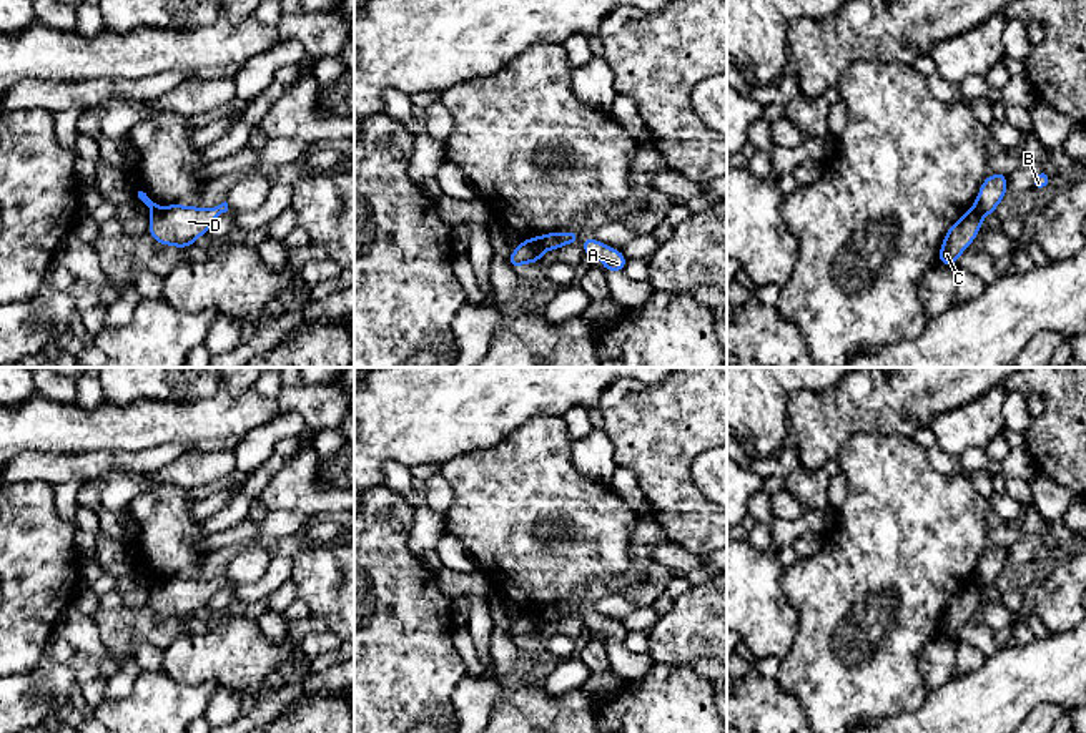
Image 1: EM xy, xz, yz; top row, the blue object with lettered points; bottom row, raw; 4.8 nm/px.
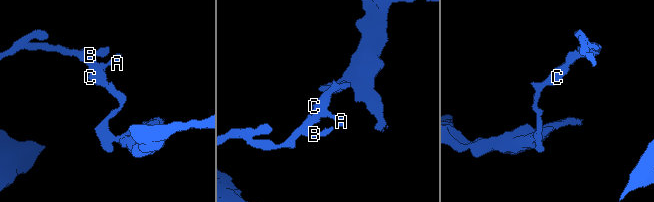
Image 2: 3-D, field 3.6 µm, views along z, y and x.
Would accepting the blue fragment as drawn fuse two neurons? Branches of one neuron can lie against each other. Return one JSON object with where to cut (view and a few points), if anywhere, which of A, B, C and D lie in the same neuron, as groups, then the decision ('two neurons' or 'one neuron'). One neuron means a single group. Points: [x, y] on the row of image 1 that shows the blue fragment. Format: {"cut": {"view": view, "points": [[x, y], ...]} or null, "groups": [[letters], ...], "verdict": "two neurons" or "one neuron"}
{"cut": {"view": "xz", "points": [[524, 240], [546, 250]]}, "groups": [["A", "C", "D"], ["B"]], "verdict": "two neurons"}

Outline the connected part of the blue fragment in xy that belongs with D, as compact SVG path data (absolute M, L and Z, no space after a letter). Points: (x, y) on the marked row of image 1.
M226 201L210 209L180 203L158 206L151 211L148 231L156 243L185 249L206 234L213 221L226 211Z

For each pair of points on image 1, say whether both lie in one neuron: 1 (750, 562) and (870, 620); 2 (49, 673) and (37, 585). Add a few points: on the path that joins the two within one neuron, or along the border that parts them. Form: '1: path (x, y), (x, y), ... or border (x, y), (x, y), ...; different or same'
1: border (782, 569), (782, 595), (795, 614); different
2: border (42, 655), (30, 670), (17, 675); different

